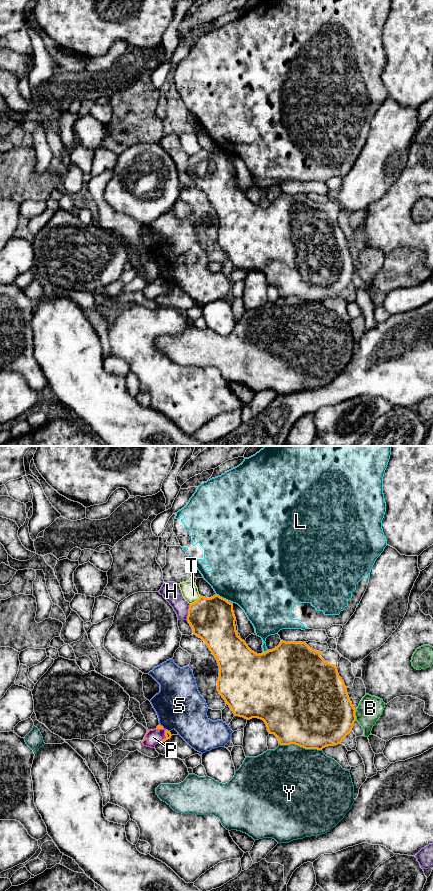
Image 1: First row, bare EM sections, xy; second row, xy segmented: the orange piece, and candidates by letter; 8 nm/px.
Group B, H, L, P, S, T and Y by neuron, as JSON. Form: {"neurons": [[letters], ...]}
{"neurons": [["B"], ["H"], ["L"], ["P"], ["S"], ["T"], ["Y"]]}

